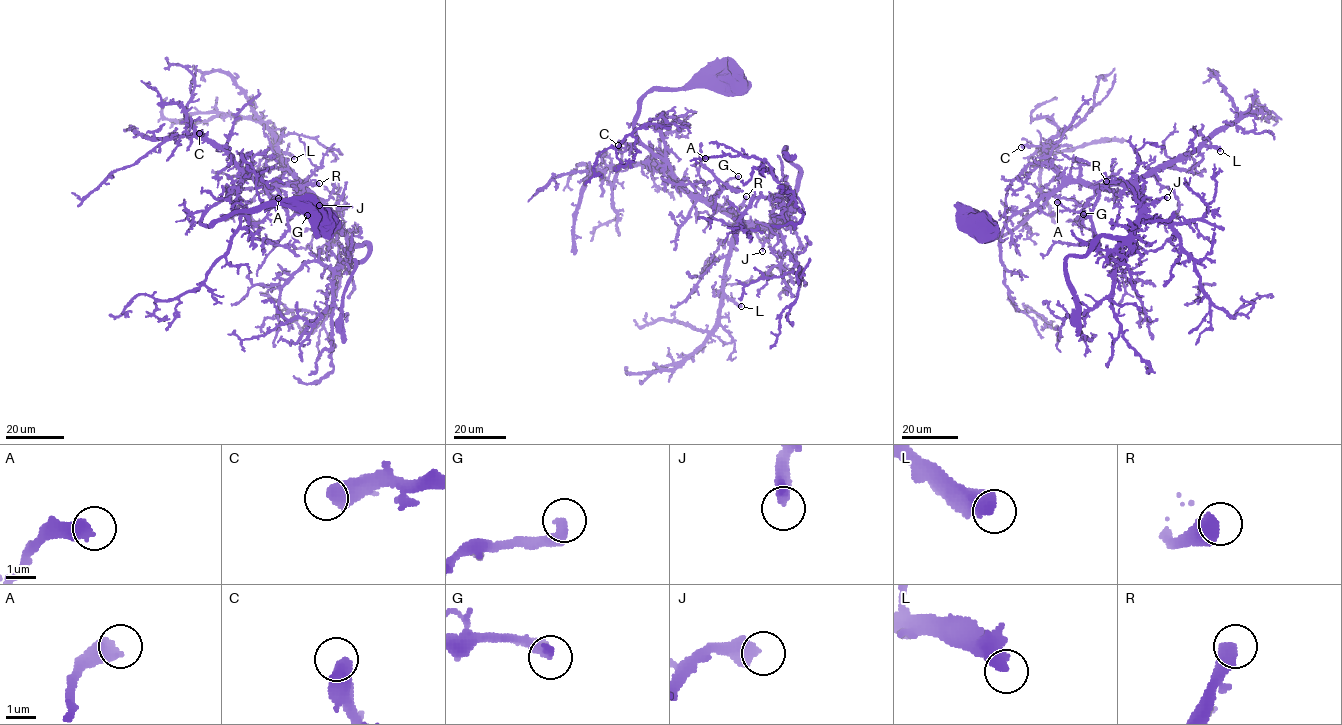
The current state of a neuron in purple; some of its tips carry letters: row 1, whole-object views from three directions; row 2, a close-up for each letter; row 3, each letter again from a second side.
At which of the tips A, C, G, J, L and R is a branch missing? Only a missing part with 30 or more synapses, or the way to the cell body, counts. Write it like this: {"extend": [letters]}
{"extend": ["R"]}

